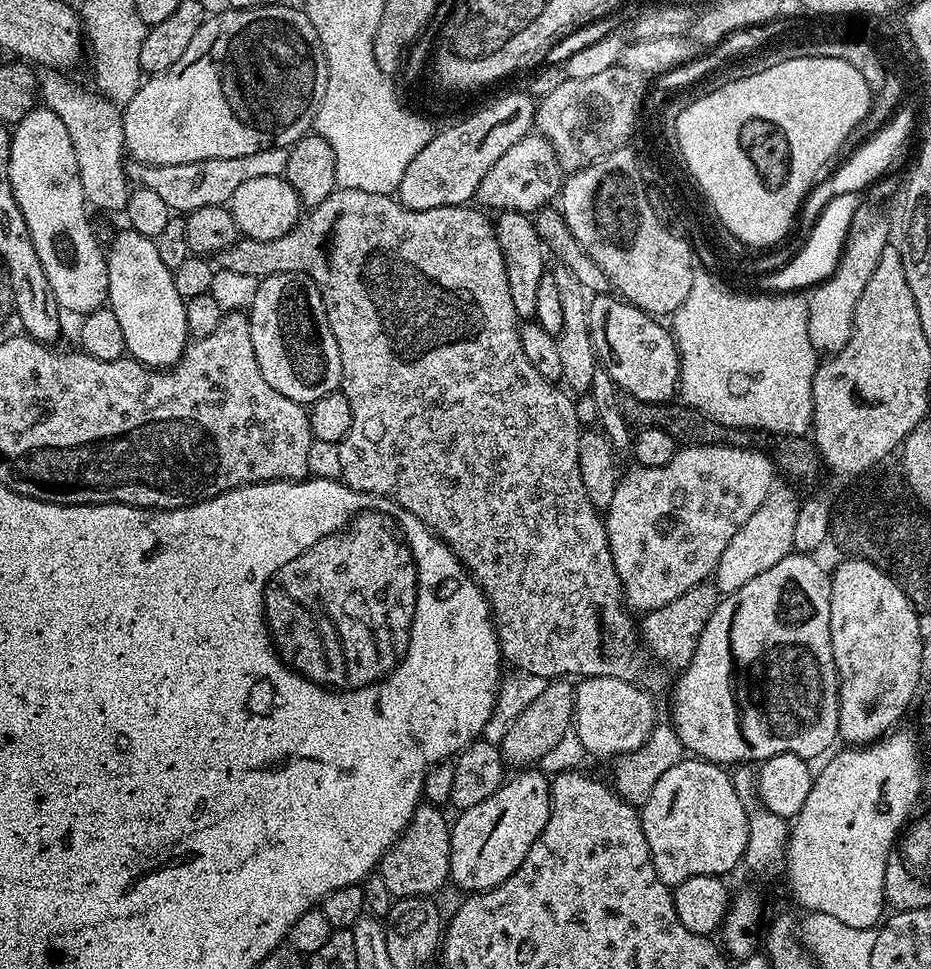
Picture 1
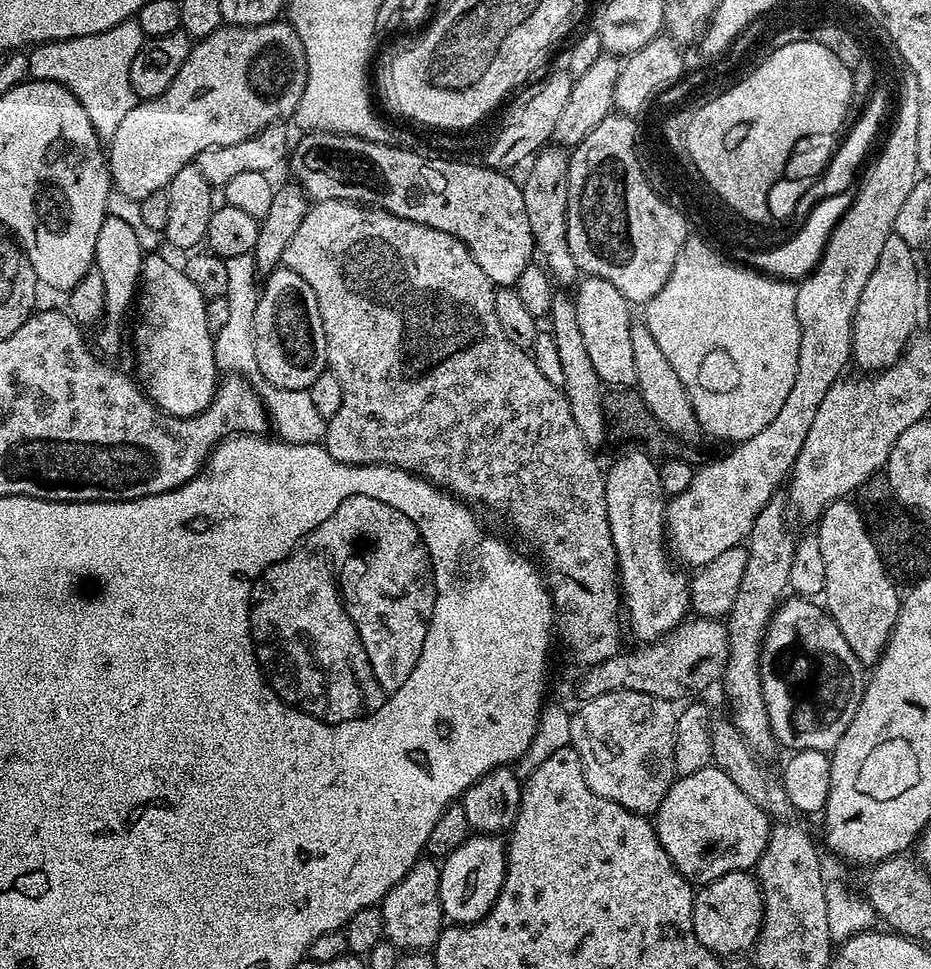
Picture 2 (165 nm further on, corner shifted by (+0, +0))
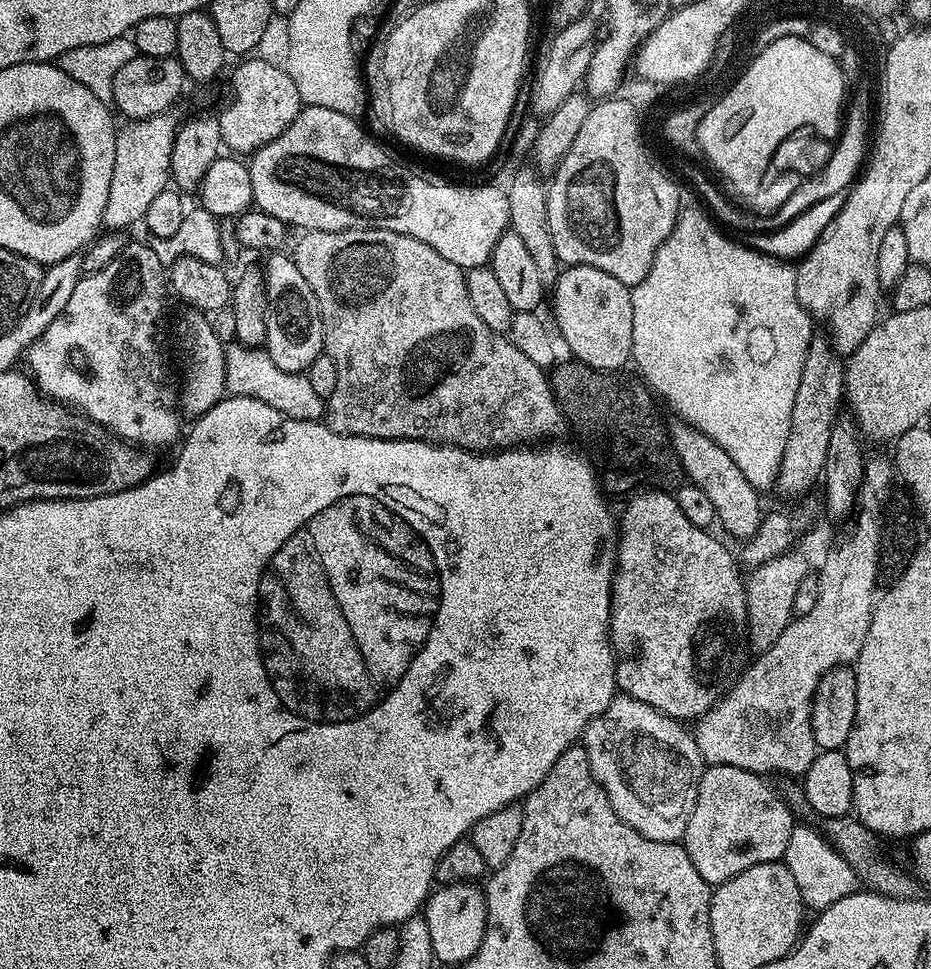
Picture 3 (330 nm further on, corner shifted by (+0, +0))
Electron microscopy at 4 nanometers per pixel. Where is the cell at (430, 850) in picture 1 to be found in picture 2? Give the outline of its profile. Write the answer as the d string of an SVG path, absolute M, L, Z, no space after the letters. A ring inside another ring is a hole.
M421 858L393 886L379 905L387 940L398 950L432 950L441 928L445 927L444 911L440 905L440 864L432 858Z

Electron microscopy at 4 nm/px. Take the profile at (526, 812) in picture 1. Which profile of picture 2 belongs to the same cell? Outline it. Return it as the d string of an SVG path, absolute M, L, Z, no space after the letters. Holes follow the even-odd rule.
M472 834L440 864L440 905L445 921L453 925L477 924L494 906L508 869L506 844L496 834Z

